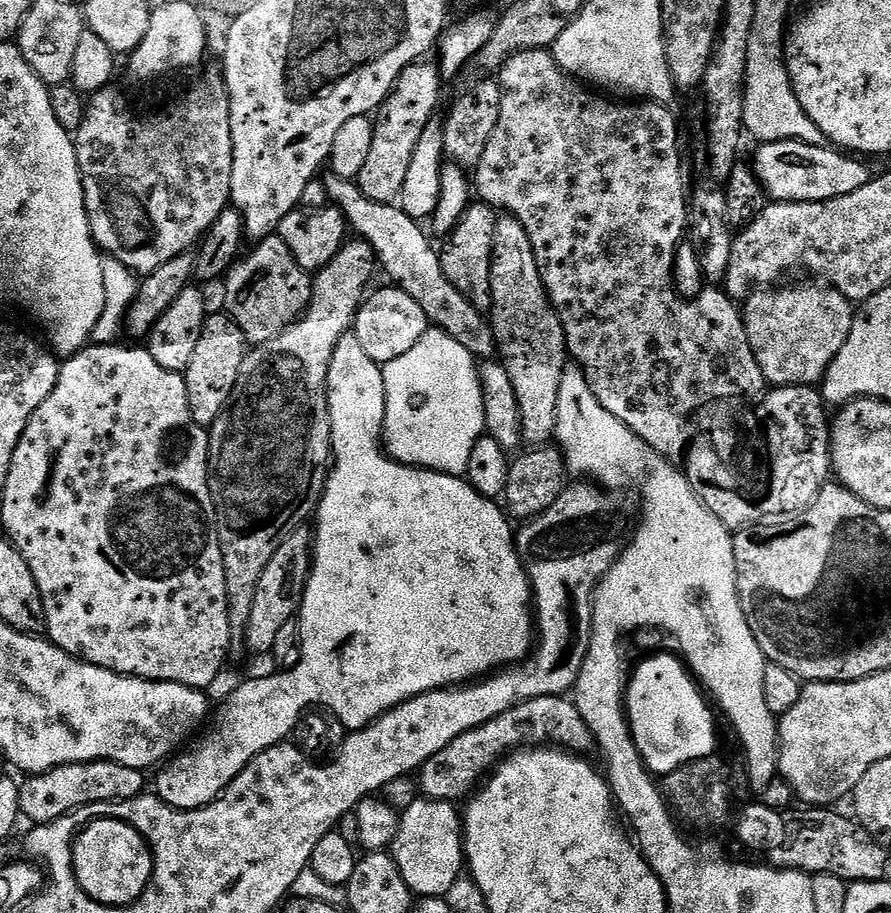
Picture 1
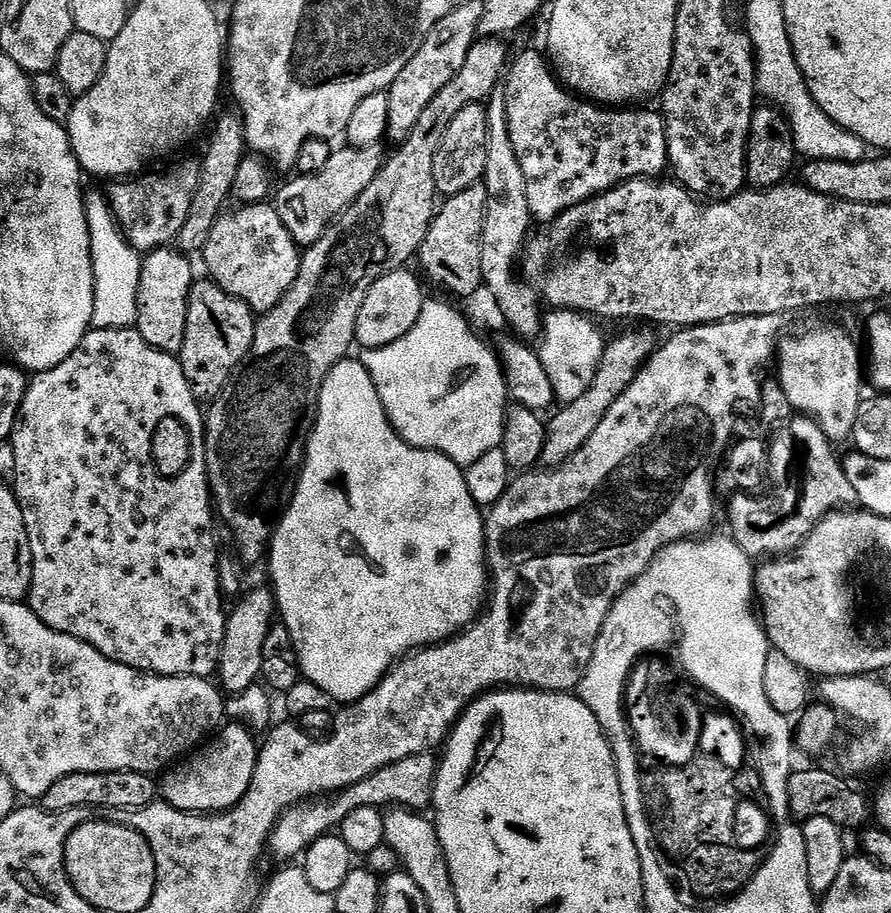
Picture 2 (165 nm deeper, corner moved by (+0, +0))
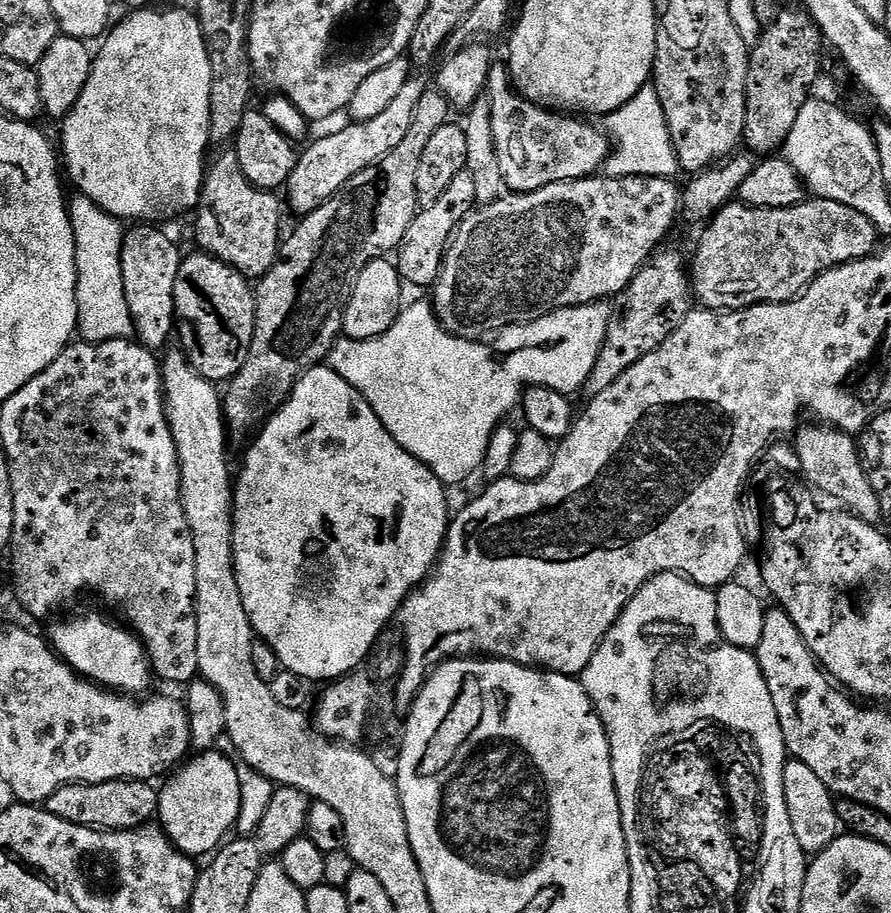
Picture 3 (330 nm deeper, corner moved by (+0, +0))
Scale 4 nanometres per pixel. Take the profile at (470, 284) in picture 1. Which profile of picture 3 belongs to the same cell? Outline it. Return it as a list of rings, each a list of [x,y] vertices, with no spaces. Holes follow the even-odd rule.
[[[465,170],[454,178],[450,188],[436,202],[417,211],[414,222],[410,230],[406,230],[406,238],[398,249],[400,274],[409,285],[417,284],[420,288],[428,289],[435,285],[436,279],[444,269],[446,253],[453,243],[460,224],[474,211],[477,204],[474,174],[470,170]]]

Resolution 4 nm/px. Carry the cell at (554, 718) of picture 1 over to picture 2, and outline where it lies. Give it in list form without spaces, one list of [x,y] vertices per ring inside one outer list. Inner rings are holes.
[[[431,751],[419,752],[413,756],[402,758],[398,762],[390,762],[390,766],[382,766],[382,770],[374,770],[370,778],[362,778],[362,782],[354,782],[354,786],[346,786],[341,792],[325,794],[313,798],[303,804],[287,808],[276,819],[272,833],[268,835],[267,855],[282,862],[292,862],[303,857],[308,847],[320,836],[329,835],[339,829],[340,823],[354,810],[363,808],[383,809],[387,806],[399,806],[409,810],[427,809],[432,802],[432,786],[436,781],[437,757]]]

